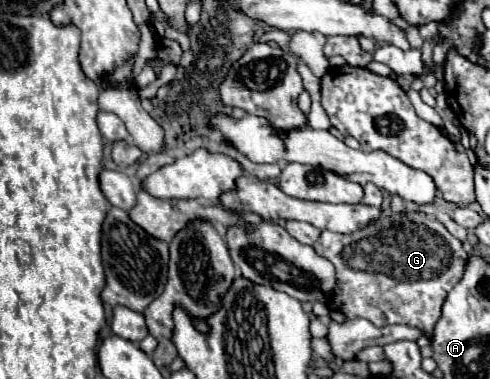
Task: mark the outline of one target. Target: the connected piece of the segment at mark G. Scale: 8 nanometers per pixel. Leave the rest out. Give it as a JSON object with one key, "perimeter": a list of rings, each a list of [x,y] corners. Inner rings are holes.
{"perimeter":[[[419,211],[389,217],[381,213],[381,219],[371,225],[347,235],[323,231],[313,243],[313,249],[337,269],[339,311],[349,319],[363,317],[377,327],[403,323],[433,335],[441,301],[465,271],[469,255],[463,243]]]}

